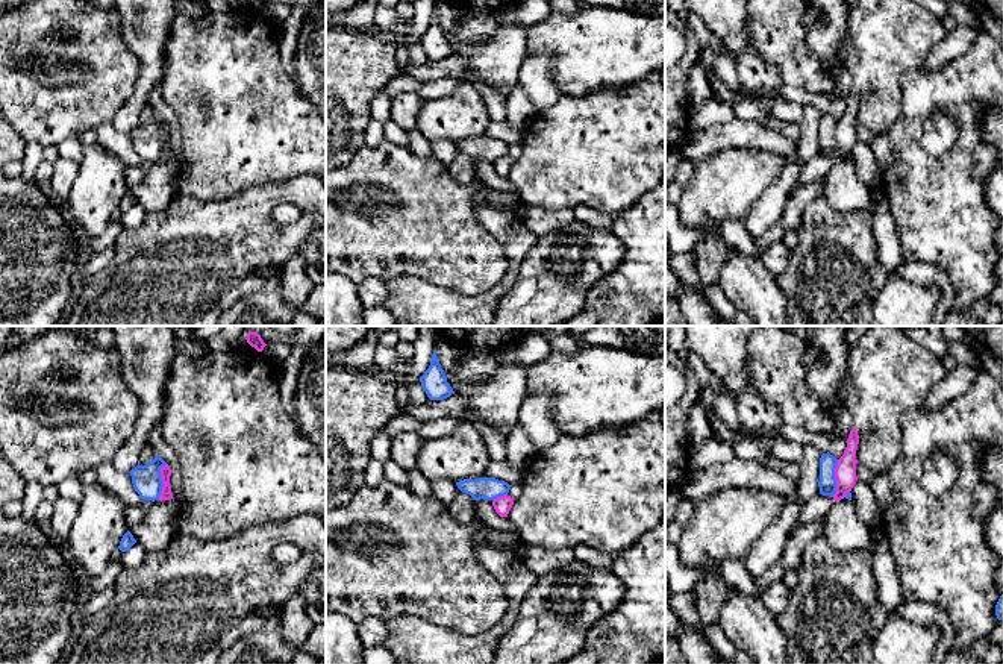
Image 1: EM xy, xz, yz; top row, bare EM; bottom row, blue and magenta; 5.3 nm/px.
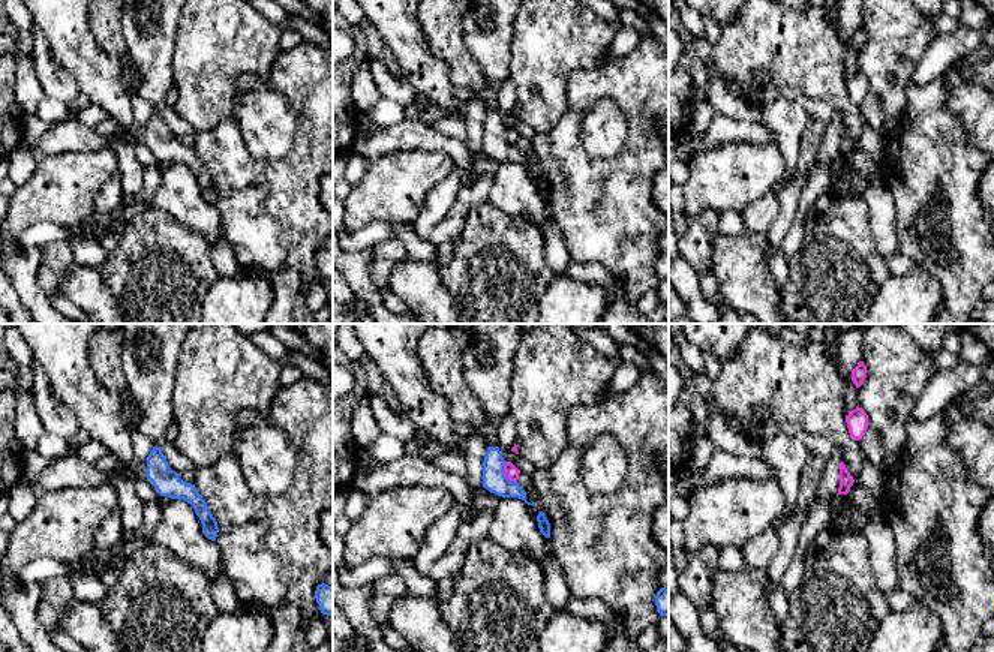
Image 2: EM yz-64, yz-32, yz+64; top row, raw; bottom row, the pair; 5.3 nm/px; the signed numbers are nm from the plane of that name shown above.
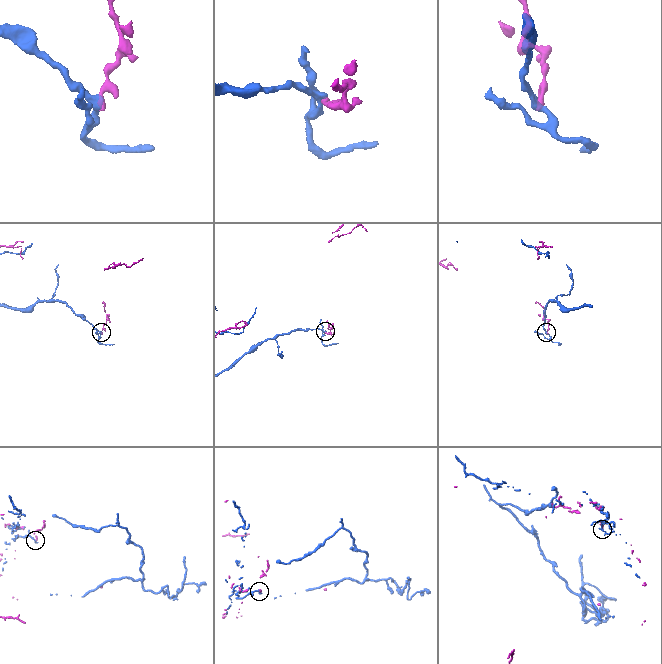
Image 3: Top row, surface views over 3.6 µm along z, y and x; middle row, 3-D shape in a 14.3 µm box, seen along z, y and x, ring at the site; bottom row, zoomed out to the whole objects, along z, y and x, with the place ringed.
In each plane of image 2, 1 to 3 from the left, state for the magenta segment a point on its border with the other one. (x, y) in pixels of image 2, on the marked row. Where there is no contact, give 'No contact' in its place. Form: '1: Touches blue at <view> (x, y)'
1: No contact
2: Touches blue at yz-32 (504, 474)
3: No contact

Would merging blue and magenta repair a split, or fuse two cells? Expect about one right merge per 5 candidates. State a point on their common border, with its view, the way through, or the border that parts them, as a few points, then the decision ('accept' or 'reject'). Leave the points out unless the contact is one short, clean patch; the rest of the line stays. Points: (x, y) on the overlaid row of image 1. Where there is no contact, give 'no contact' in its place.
contact yz (835, 478); border yz (838, 460), (835, 493), (832, 496); reject

